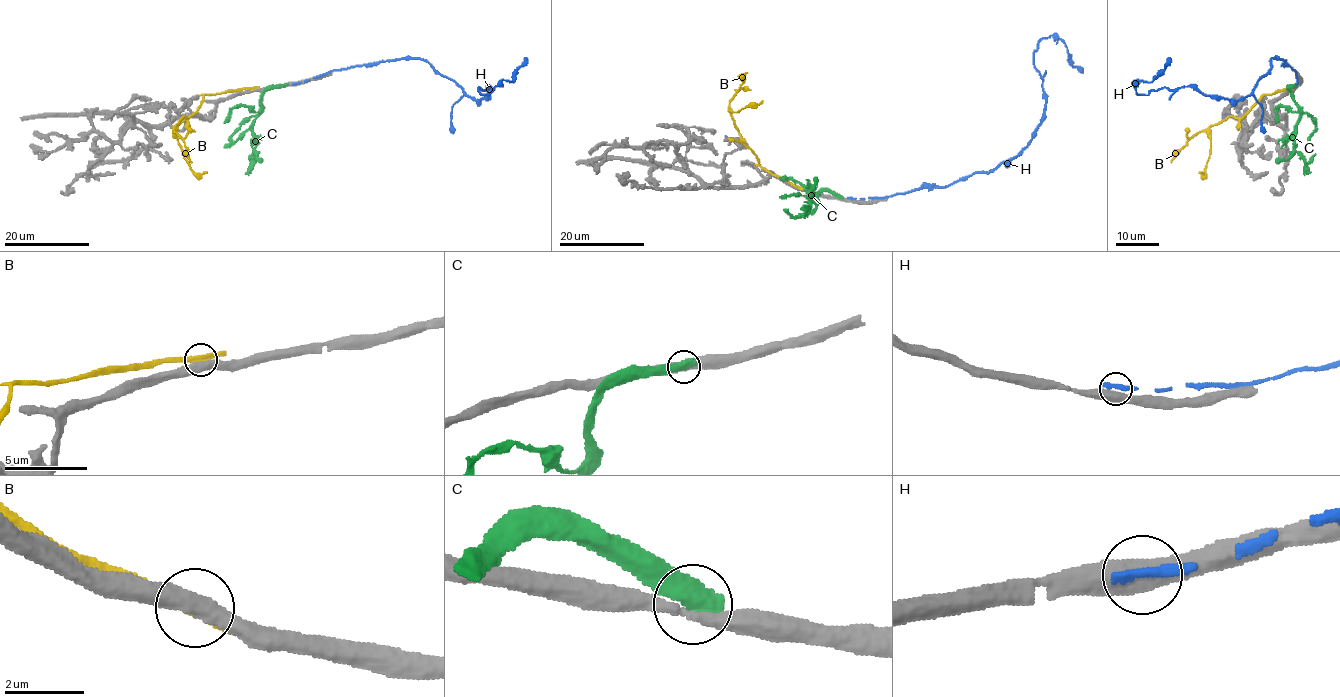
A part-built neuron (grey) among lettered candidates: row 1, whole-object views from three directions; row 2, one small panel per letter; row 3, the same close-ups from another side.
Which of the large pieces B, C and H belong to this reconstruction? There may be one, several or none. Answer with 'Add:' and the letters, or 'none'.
Add: none

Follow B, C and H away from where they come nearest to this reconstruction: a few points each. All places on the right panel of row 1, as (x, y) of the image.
B: (1289, 88), (1265, 94), (1242, 117), (1229, 116), (1209, 128), (1209, 158), (1204, 173), (1199, 172)
C: (1297, 85), (1289, 88), (1300, 117), (1296, 126), (1295, 150), (1304, 160), (1307, 174)
H: (1297, 83), (1296, 71), (1272, 58), (1238, 100), (1190, 86), (1139, 95), (1138, 80), (1151, 82), (1170, 58)

